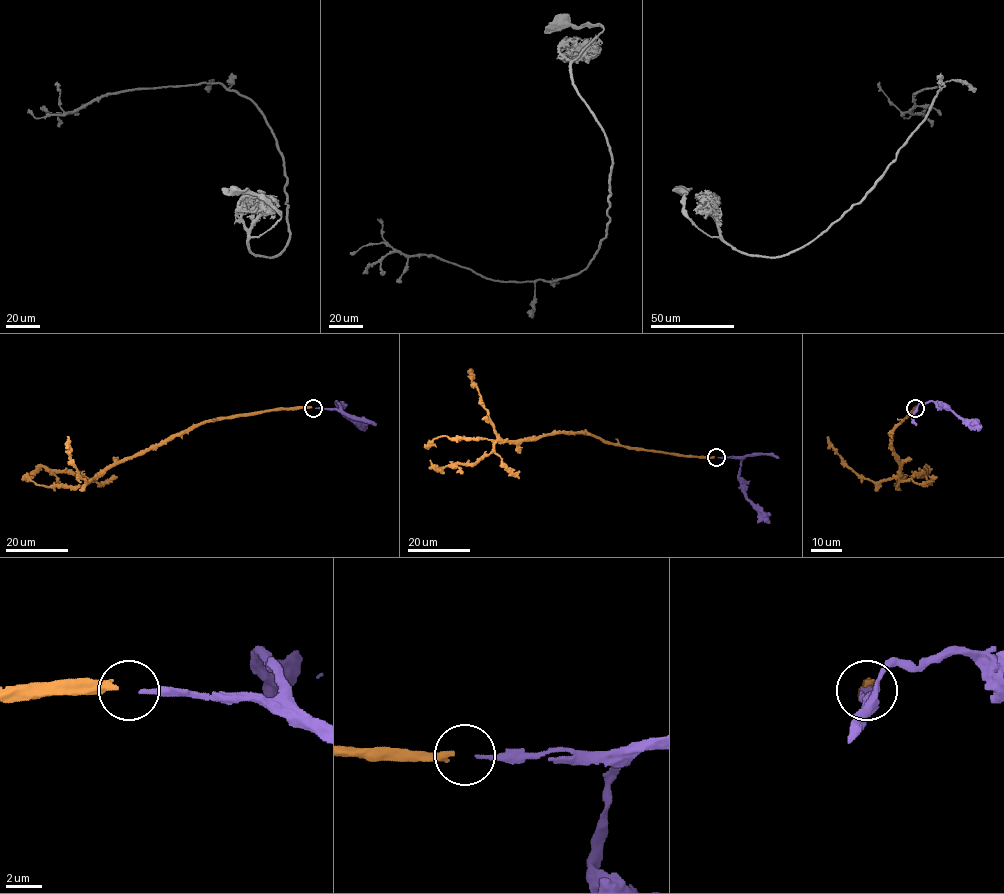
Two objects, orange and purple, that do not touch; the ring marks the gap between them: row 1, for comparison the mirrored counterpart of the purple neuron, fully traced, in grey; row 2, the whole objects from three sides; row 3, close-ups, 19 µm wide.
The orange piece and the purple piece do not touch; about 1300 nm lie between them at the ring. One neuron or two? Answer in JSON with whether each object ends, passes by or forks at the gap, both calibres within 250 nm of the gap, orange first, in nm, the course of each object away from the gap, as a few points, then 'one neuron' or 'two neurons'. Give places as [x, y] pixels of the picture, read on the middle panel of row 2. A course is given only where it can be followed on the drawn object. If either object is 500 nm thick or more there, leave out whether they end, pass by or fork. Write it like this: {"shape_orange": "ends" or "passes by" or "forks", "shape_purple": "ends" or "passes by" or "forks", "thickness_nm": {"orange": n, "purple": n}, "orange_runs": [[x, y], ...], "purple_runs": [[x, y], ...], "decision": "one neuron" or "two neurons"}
{"shape_orange": "ends", "shape_purple": "ends", "thickness_nm": {"orange": 380, "purple": 200}, "orange_runs": [[714, 457], [627, 448], [583, 433], [505, 440], [496, 433], [470, 368]], "purple_runs": [[718, 457], [742, 459], [739, 479], [743, 494], [770, 523]], "decision": "one neuron"}

